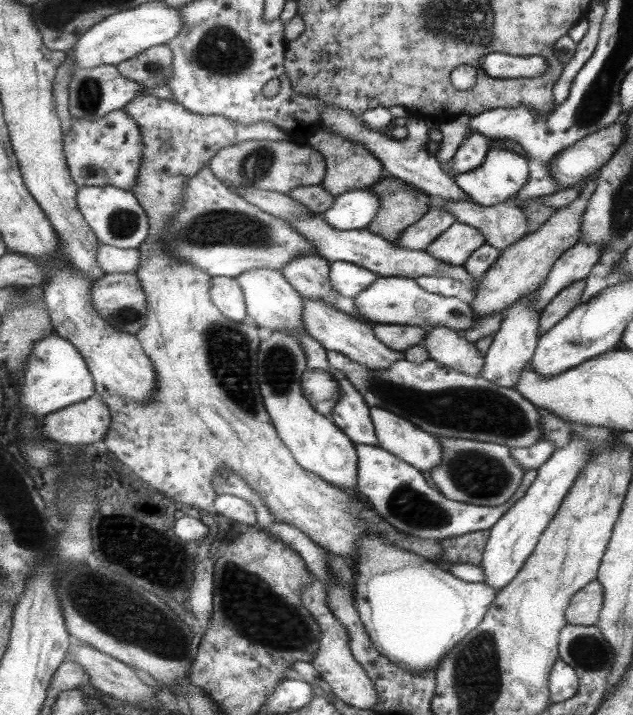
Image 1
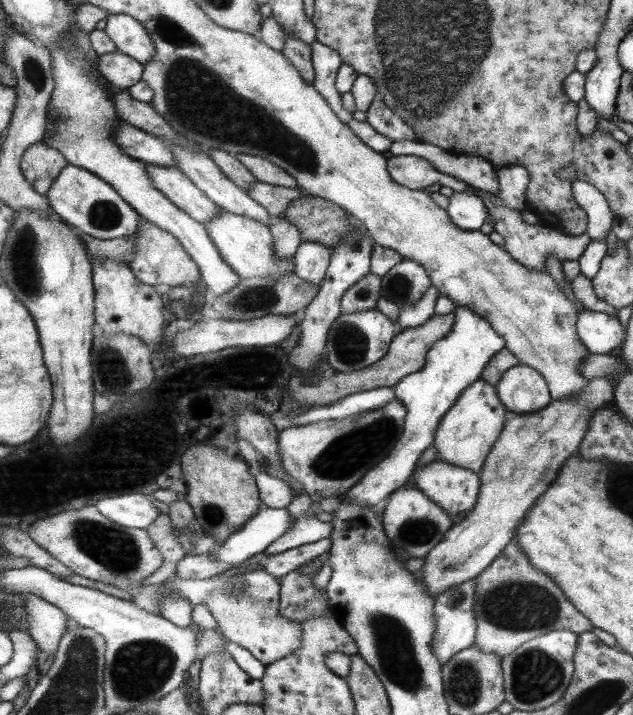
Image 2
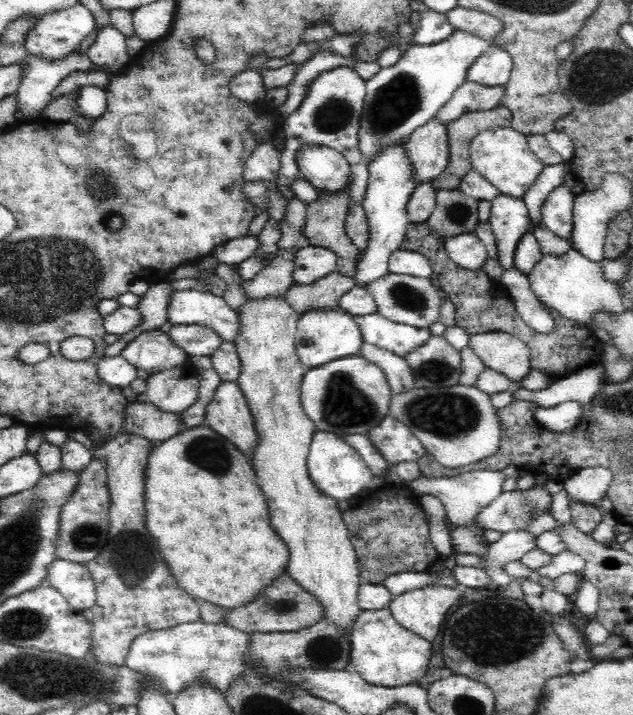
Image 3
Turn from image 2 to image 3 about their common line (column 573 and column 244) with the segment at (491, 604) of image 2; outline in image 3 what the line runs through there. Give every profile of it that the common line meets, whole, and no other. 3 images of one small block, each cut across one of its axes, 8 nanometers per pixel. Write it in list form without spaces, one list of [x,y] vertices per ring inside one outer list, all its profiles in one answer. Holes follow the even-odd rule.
[[[287,573],[272,582],[269,588],[254,603],[237,610],[226,612],[226,624],[236,627],[236,630],[246,634],[287,633],[294,632],[309,626],[314,626],[324,620],[325,607],[311,594],[308,594],[298,582],[292,580]]]

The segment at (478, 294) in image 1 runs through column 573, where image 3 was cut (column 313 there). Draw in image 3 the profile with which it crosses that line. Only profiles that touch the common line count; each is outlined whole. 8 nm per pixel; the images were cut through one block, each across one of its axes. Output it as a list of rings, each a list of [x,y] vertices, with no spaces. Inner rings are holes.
[[[351,180],[349,185],[344,190],[340,190],[338,194],[318,191],[316,200],[307,204],[308,218],[306,218],[306,223],[304,224],[306,244],[320,245],[332,249],[337,258],[336,269],[338,269],[338,273],[349,277],[353,277],[357,263],[360,262],[360,256],[362,255],[362,251],[354,245],[354,241],[346,233],[346,218],[348,218],[348,212],[350,212],[350,206],[353,203]]]

